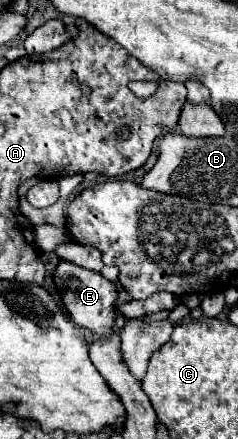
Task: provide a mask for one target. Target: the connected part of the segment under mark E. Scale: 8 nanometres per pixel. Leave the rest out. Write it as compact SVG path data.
M59 262L57 272L55 272L55 284L61 292L61 298L63 298L67 312L73 316L73 322L77 326L89 330L97 338L113 334L115 304L117 304L117 288L113 282L105 280L99 272L85 270L81 266L71 264L71 262Z

